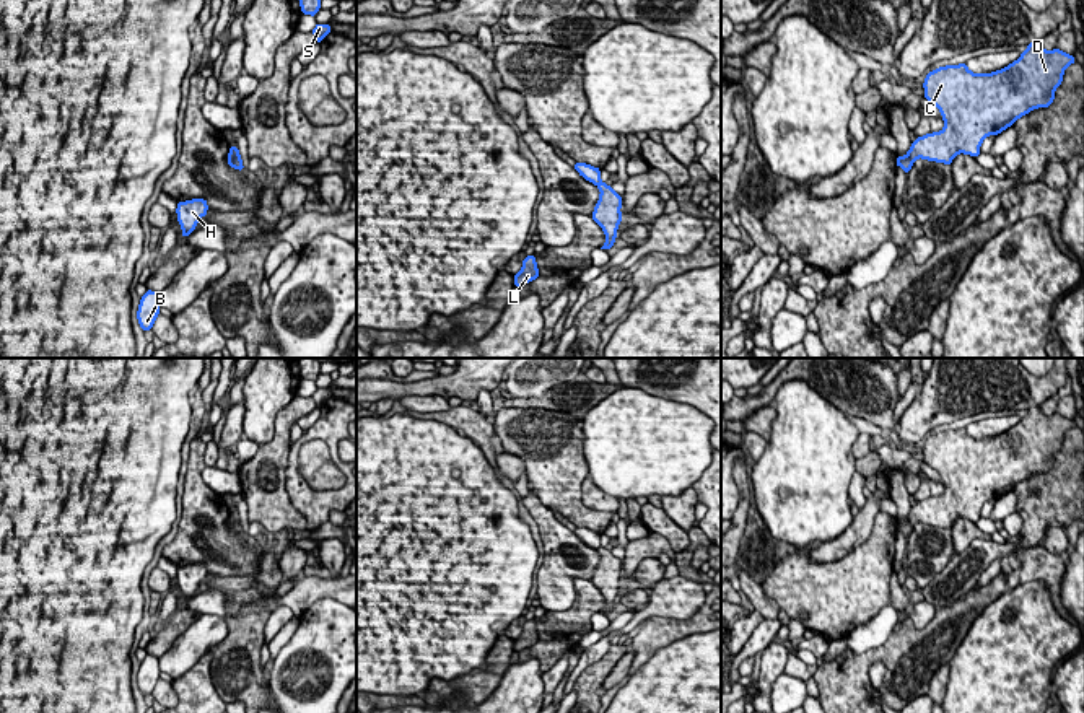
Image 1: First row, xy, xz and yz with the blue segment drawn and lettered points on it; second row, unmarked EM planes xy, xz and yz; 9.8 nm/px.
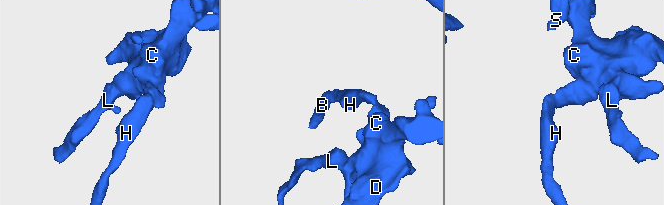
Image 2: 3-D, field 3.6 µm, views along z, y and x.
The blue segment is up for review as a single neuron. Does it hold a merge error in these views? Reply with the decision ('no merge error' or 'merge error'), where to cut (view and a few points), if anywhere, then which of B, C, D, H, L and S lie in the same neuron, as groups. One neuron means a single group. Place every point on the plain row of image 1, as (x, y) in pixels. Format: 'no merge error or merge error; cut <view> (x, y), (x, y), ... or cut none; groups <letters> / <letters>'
merge error; cut yz (907, 518), (912, 529); groups B H / C D L S

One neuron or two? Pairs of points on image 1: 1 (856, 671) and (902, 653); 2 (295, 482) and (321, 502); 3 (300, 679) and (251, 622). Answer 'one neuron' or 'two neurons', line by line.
1: one neuron
2: one neuron
3: two neurons

